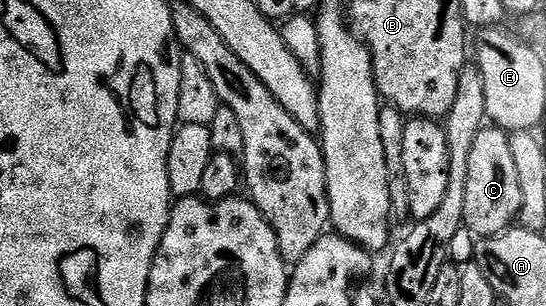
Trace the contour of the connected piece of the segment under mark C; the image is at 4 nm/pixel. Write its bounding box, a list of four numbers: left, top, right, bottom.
[464,127,522,238]

